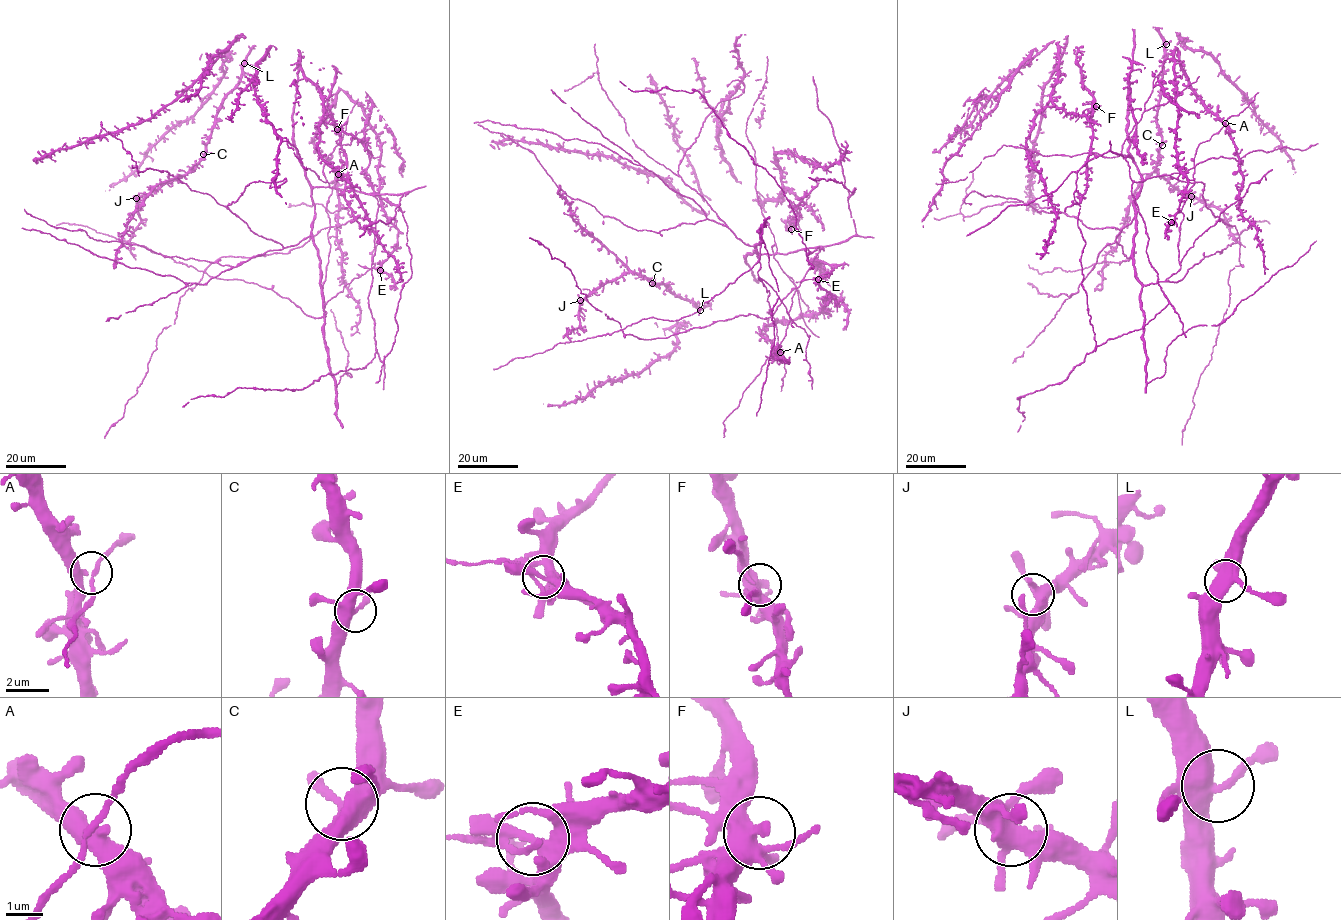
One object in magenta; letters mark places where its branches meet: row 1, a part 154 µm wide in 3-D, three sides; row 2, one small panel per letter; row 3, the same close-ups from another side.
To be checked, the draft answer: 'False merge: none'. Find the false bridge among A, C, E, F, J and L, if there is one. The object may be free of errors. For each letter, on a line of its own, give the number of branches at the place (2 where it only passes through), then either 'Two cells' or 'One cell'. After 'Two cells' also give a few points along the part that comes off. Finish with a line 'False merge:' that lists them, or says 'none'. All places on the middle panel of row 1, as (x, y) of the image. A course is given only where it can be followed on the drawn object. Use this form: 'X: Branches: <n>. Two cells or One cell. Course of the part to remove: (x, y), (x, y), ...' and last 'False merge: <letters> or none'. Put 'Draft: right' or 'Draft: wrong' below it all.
A: Branches: 4. One cell
C: Branches: 4. One cell
E: Branches: 5. Two cells. Course of the part to remove: (817, 279), (796, 282)
F: Branches: 5. One cell
J: Branches: 5. One cell
L: Branches: 4. One cell
False merge: E
Draft: wrong

